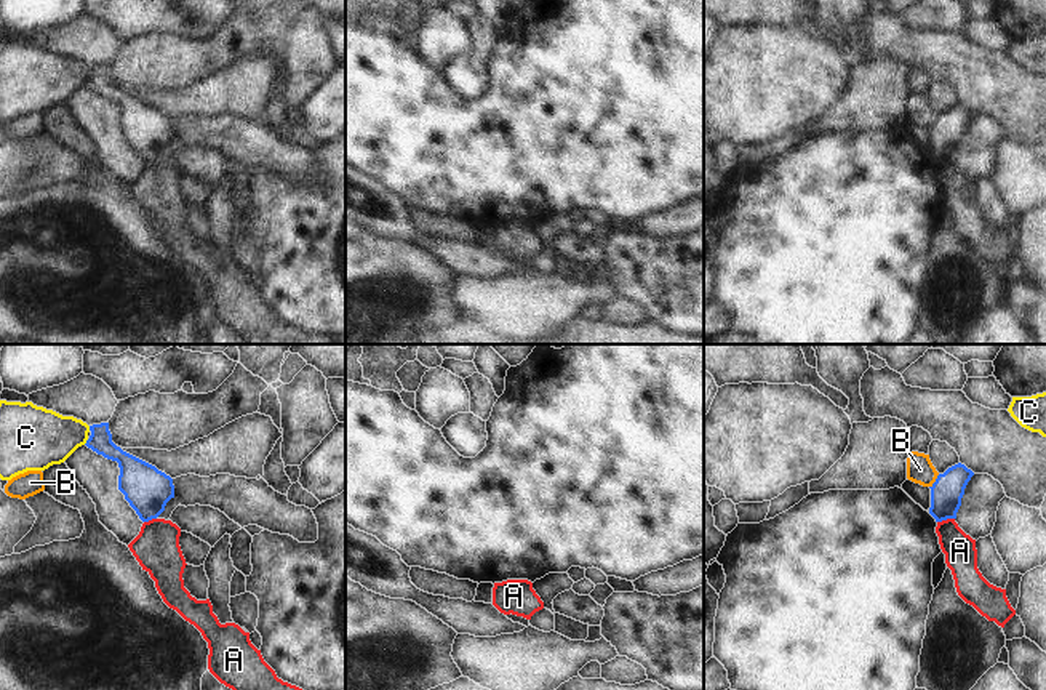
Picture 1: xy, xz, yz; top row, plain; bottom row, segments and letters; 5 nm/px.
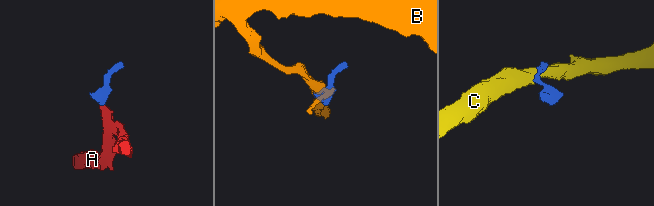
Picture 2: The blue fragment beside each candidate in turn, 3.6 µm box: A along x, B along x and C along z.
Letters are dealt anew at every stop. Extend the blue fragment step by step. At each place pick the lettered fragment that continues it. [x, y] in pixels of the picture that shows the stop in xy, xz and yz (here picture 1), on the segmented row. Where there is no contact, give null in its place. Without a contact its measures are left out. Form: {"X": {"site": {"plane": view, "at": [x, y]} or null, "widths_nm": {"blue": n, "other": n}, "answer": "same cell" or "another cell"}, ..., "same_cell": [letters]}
{"A": {"site": {"plane": "yz", "at": [946, 519]}, "widths_nm": {"blue": 160, "other": 160}, "answer": "another cell"}, "B": {"site": {"plane": "yz", "at": [936, 481]}, "widths_nm": {"blue": 160, "other": 140}, "answer": "another cell"}, "C": {"site": {"plane": "xy", "at": [87, 442]}, "widths_nm": {"blue": 120, "other": 300}, "answer": "another cell"}, "same_cell": []}

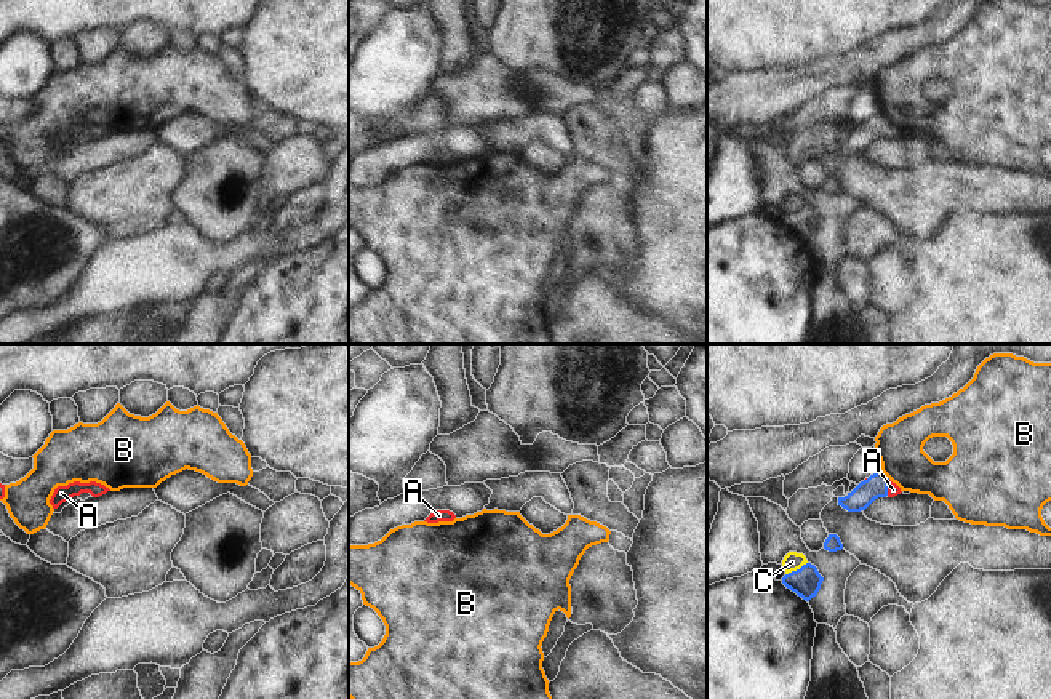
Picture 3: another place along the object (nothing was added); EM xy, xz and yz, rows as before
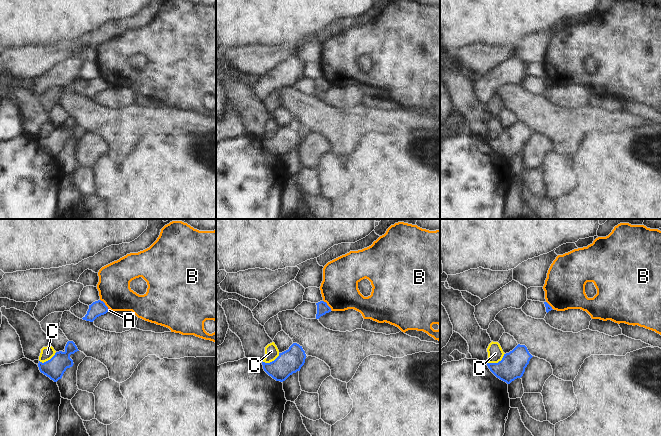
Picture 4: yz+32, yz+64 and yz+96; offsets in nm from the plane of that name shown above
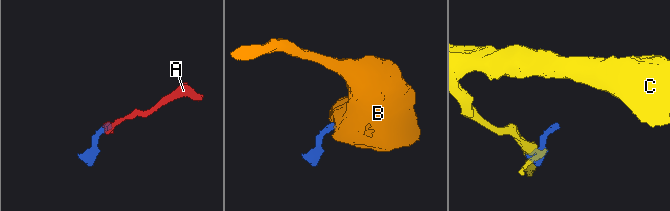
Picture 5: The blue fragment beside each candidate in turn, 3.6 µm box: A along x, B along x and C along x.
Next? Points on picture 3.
{"A": {"site": {"plane": "yz", "at": [887, 488]}, "widths_nm": {"blue": 120, "other": 60}, "answer": "same cell"}, "B": {"site": {"plane": "yz", "at": [885, 475]}, "widths_nm": {"blue": 120, "other": 240}, "answer": "another cell"}, "C": {"site": {"plane": "yz", "at": [797, 570]}, "widths_nm": {"blue": 150, "other": 90}, "answer": "another cell"}, "same_cell": ["A"]}

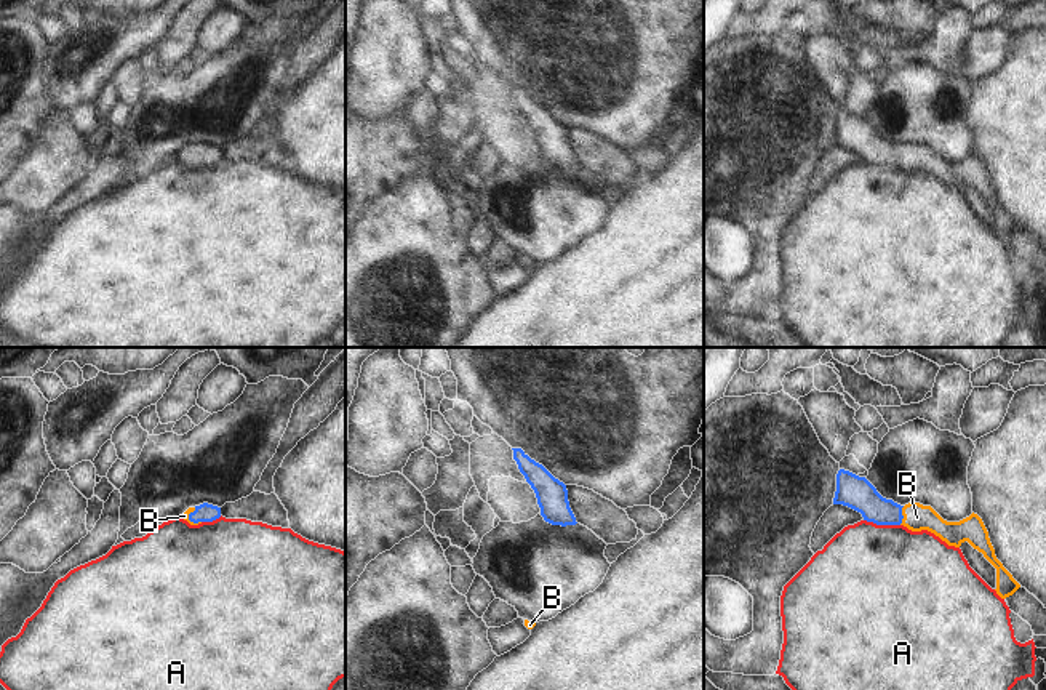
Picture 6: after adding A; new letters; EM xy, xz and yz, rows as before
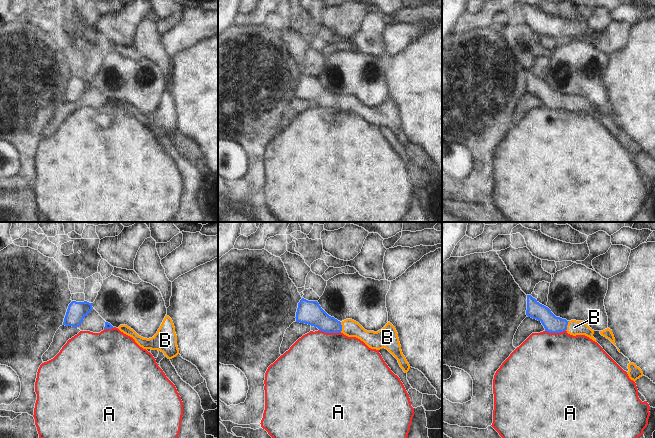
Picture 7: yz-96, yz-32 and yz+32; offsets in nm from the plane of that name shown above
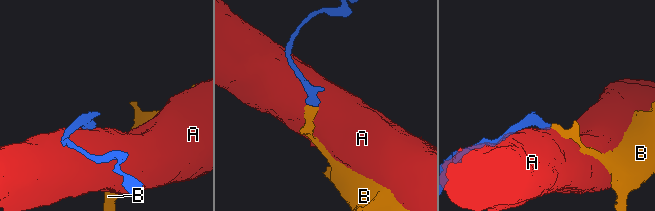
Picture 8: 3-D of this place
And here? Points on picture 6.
{"A": {"site": {"plane": "yz", "at": [882, 524]}, "widths_nm": {"blue": 160, "other": 500}, "answer": "another cell"}, "B": {"site": {"plane": "yz", "at": [902, 516]}, "widths_nm": {"blue": 160, "other": 140}, "answer": "same cell"}, "same_cell": ["B"]}

